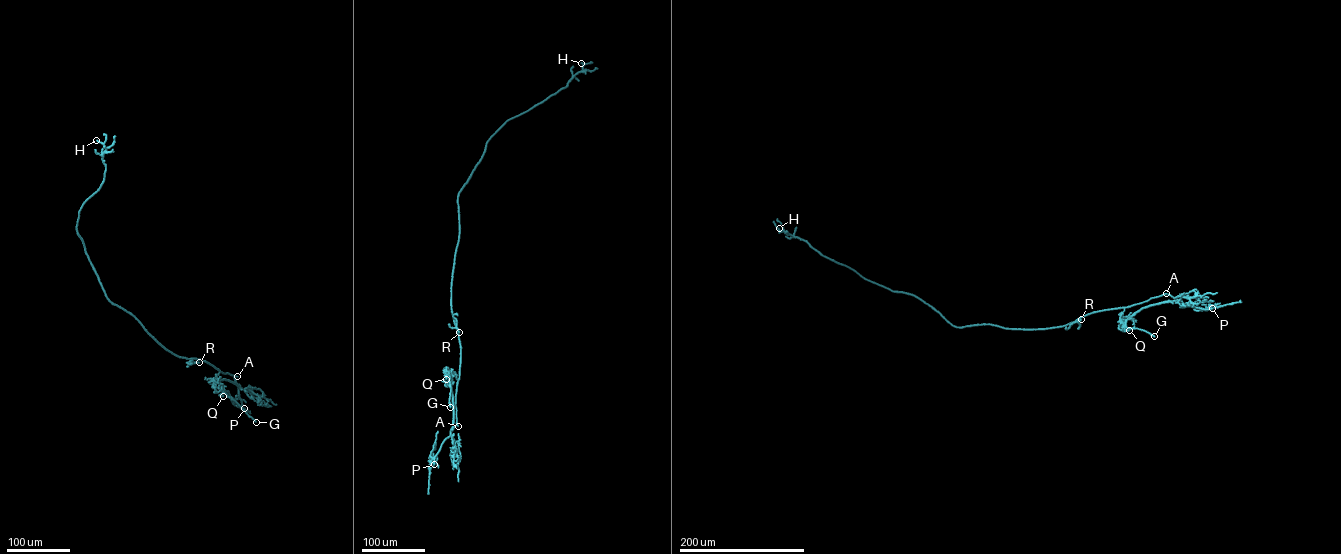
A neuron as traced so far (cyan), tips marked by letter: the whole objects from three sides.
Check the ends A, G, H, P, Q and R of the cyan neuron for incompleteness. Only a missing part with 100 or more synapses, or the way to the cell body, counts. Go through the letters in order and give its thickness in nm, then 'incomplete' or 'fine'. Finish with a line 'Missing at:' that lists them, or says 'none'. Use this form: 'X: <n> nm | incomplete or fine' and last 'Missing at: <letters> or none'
A: 200 nm | fine
G: 110 nm | fine
H: 360 nm | fine
P: 420 nm | incomplete
Q: 320 nm | fine
R: 280 nm | fine
Missing at: P

